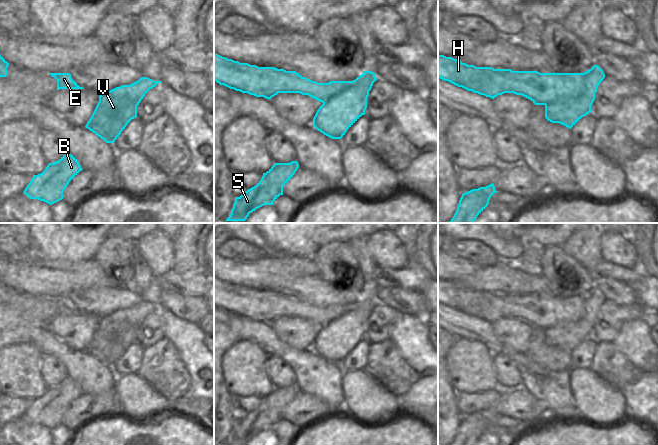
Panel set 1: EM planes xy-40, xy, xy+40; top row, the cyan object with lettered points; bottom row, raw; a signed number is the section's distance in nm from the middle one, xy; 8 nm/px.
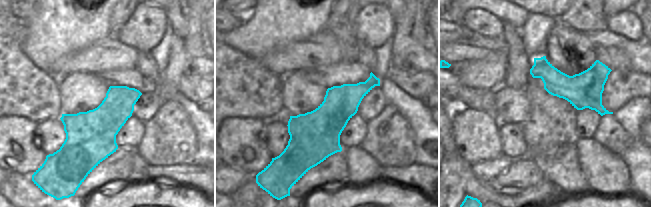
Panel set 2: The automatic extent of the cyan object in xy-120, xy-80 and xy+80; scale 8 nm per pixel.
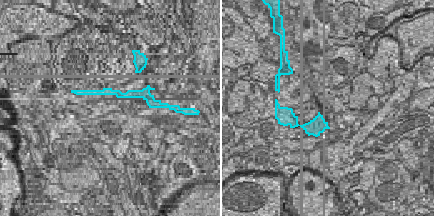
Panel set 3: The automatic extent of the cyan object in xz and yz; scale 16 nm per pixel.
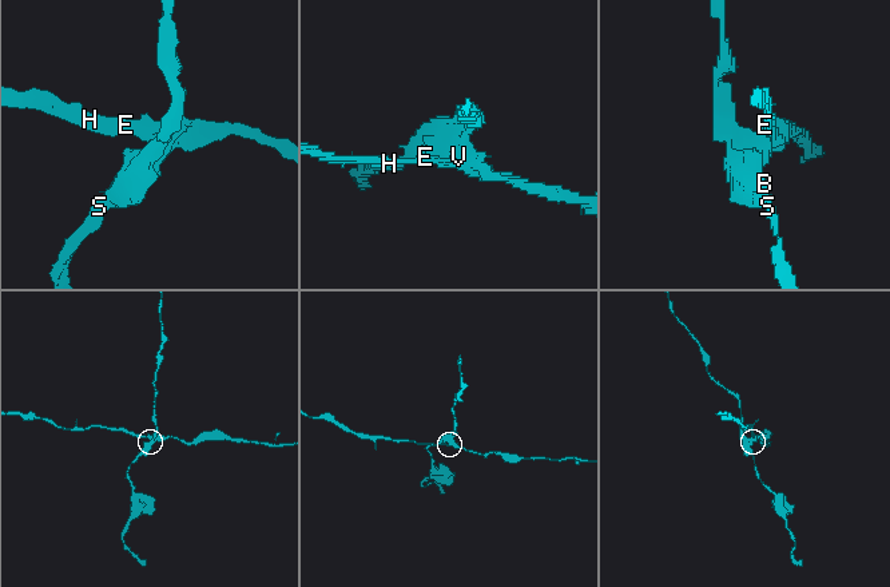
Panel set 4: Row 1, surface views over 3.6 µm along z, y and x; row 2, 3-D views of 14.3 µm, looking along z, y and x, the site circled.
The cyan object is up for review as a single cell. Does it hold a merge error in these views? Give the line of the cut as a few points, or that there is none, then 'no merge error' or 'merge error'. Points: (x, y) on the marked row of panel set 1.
cut xy+40 (594, 92), (584, 89), (575, 96), (545, 105); merge error

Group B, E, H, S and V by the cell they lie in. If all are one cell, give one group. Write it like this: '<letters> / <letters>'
B S V / E H

